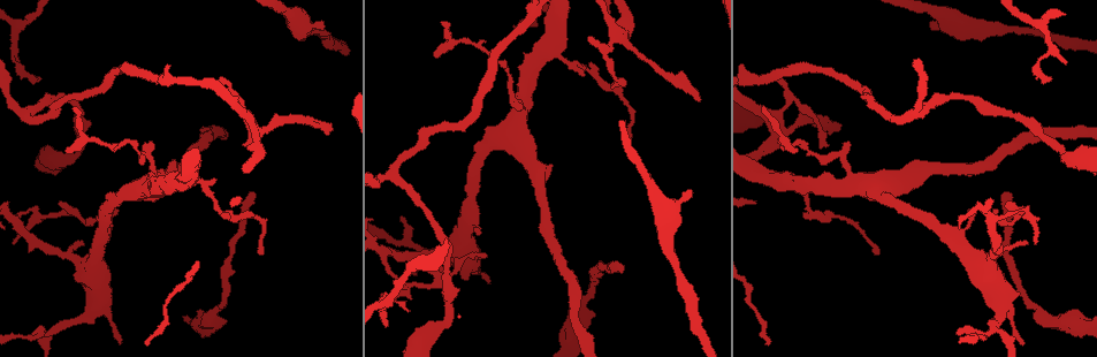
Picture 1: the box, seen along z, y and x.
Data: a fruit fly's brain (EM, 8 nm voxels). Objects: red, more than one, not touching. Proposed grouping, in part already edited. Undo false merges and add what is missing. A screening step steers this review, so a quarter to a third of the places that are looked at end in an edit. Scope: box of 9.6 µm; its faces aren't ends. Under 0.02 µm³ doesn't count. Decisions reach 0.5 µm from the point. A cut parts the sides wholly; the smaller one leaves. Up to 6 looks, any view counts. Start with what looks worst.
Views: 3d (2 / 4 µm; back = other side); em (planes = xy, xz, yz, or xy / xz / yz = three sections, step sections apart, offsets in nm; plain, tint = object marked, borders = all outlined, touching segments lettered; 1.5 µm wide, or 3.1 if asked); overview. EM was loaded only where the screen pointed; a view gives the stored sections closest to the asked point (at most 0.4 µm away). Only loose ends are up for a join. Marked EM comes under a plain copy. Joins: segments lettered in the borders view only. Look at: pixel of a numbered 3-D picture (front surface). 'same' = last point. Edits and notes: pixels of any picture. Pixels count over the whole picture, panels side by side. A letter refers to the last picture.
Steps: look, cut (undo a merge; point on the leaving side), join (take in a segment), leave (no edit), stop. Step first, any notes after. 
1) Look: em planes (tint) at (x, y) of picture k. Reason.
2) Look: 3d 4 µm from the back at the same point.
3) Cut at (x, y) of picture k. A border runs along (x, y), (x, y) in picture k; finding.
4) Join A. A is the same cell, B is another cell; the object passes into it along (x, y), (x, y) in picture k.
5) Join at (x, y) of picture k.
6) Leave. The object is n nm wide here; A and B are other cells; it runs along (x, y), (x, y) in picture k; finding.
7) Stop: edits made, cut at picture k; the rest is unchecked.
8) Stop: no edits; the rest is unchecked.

Look: em planes (tint) at (993, 330) of picture 1. Arms part here.

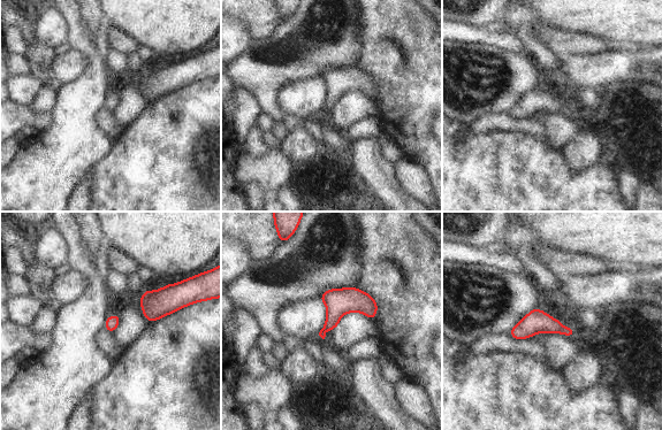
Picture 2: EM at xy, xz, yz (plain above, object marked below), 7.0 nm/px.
Look: em planes (borders) at the same point. See the neighbours.

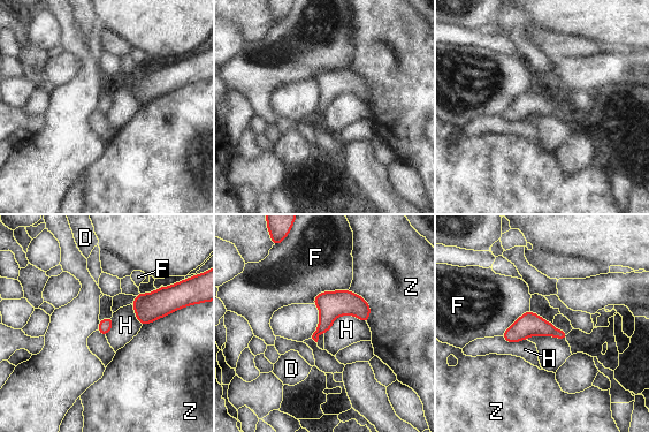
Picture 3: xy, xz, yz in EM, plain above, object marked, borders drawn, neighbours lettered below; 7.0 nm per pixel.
Leave. D, F, H and Z are other cells; a border runs along (366, 321), (340, 315), (325, 333) in picture 3; one neuron here.

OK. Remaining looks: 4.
Look: 3d 2 µm from the back at (607, 54) of picture 1. Abrupt turn.

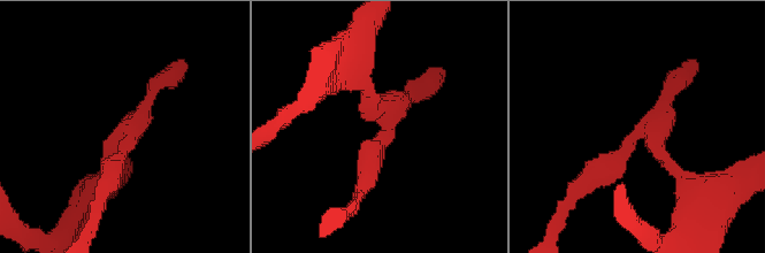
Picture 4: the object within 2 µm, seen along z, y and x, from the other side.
Look: em planes (borders) at (384, 122) of picture 4. Need the tissue.

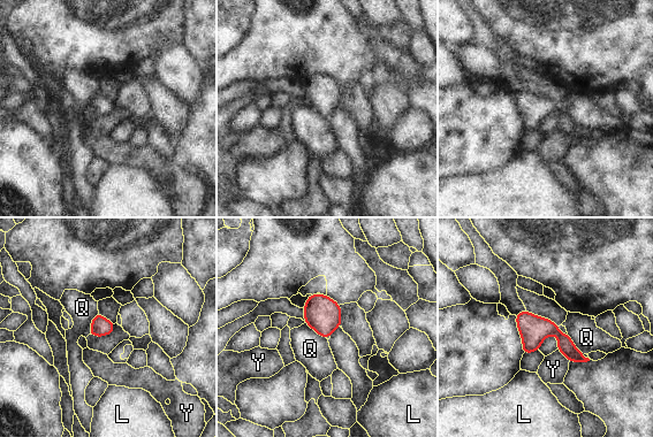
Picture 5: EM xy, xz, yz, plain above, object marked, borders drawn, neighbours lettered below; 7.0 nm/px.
Leave. The object is 130 nm wide here; L, Q and Y are other cells; a border runs along (98, 312), (92, 320), (89, 334) in picture 5; continuous, no second neuron.

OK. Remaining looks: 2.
Look: em planes (tint) at (1035, 241) of picture 1.

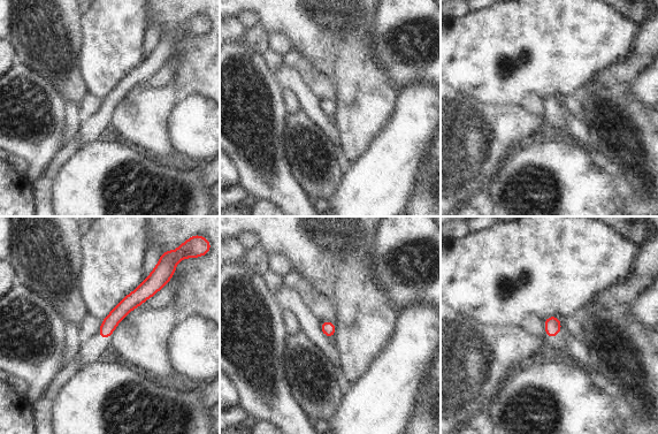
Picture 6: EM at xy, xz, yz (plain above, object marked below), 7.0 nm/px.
Look: em planes (borders) at the same point. See the neighbours.

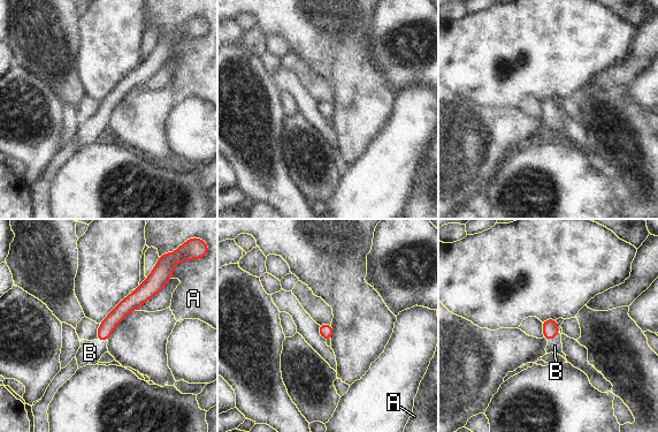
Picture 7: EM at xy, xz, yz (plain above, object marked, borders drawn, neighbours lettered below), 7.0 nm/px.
Join B. The longest contact is with B, 100 nm; B is the same cell, A is another cell; it goes on there.

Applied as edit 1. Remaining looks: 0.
Stop: edits made, join at picture 7; the rest is unchecked.

